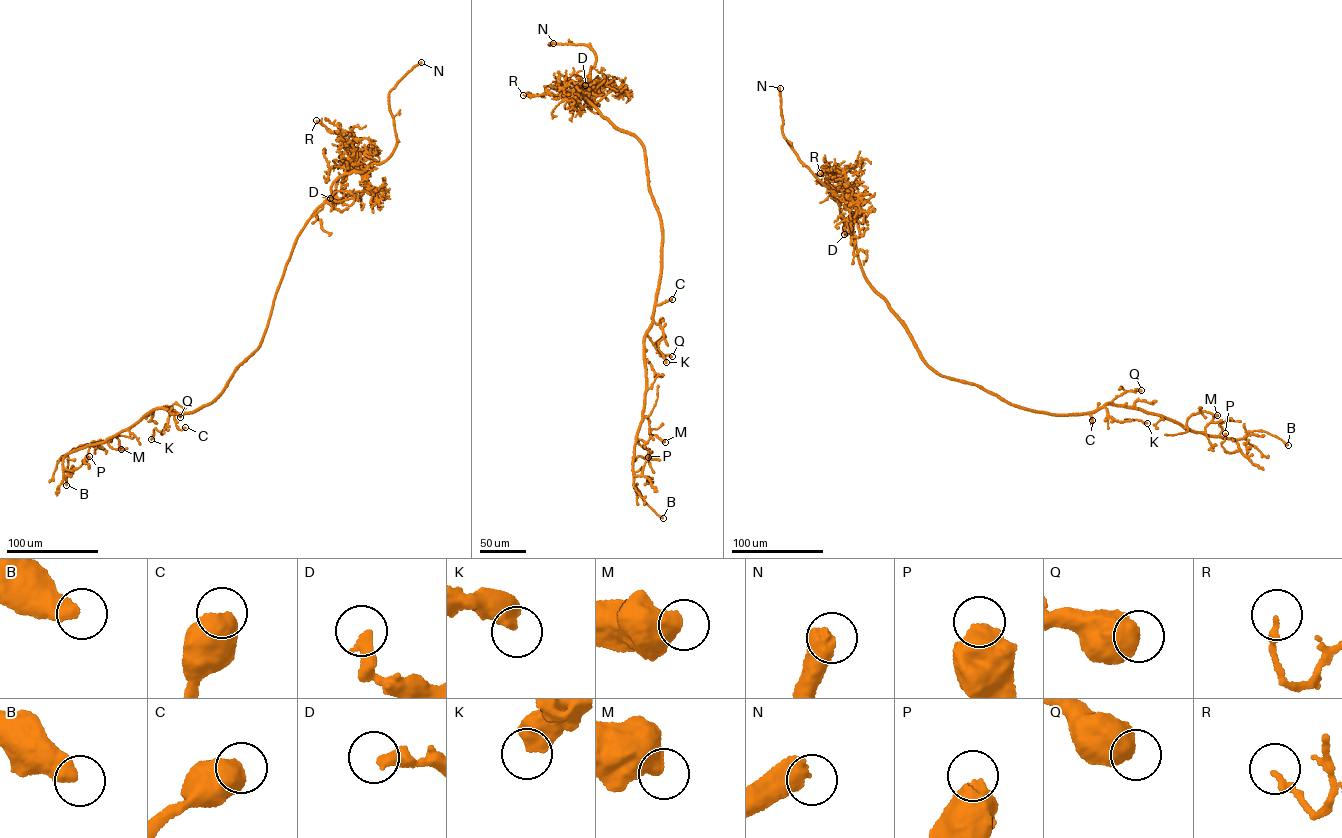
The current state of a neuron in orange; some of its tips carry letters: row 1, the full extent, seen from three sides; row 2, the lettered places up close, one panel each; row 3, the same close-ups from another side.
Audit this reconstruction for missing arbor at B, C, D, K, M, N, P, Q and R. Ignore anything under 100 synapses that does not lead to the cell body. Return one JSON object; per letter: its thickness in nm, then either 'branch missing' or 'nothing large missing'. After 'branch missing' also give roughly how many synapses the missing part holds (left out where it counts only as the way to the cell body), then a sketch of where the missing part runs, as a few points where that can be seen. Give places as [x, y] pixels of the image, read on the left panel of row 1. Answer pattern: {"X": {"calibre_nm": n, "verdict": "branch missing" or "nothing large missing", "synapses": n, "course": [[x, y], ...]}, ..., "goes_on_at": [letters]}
{"B": {"calibre_nm": 500, "verdict": "nothing large missing"}, "C": {"calibre_nm": 650, "verdict": "nothing large missing"}, "D": {"calibre_nm": 360, "verdict": "nothing large missing"}, "K": {"calibre_nm": 550, "verdict": "nothing large missing"}, "M": {"calibre_nm": 650, "verdict": "nothing large missing"}, "N": {"calibre_nm": 500, "verdict": "branch missing", "course": [[421, 62], [440, 49], [462, 51]]}, "P": {"calibre_nm": 650, "verdict": "nothing large missing"}, "Q": {"calibre_nm": 800, "verdict": "nothing large missing"}, "R": {"calibre_nm": 190, "verdict": "nothing large missing"}, "goes_on_at": ["N"]}

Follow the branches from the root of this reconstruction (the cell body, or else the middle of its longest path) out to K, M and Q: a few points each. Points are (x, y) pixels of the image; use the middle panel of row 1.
K: (646, 173), (648, 190), (662, 228), (660, 273), (653, 316), (663, 330), (658, 347), (666, 362)
M: (646, 173), (660, 218), (662, 244), (652, 322), (644, 339), (643, 414), (648, 419), (651, 434), (665, 442)
Q: (646, 173), (648, 190), (660, 218), (662, 239), (658, 288), (647, 333), (659, 354), (672, 356)

